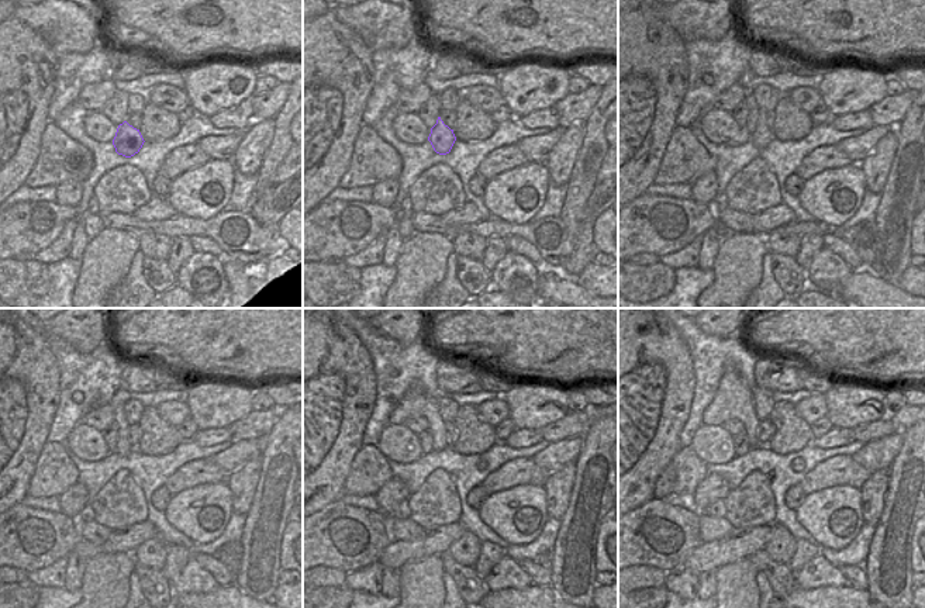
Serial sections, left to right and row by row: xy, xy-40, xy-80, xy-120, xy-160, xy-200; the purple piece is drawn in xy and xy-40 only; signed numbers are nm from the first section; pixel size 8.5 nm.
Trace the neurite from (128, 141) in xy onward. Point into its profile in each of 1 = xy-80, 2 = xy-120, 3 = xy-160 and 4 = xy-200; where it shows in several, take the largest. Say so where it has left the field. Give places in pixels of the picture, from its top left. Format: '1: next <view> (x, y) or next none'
1: next xy-80 (759, 135)
2: next xy-120 (123, 448)
3: next xy-160 (414, 403)
4: next xy-200 (732, 400)

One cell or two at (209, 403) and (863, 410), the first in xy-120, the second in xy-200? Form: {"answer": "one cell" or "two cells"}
{"answer": "one cell"}

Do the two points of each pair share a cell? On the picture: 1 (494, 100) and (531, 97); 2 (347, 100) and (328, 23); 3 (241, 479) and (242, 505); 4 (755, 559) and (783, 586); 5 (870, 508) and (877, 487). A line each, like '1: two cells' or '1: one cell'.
1: two cells
2: one cell
3: one cell
4: one cell
5: one cell

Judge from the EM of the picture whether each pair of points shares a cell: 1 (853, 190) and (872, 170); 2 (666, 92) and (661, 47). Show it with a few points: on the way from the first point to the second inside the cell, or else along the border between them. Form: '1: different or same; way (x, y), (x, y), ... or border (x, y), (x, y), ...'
1: different; border (858, 163), (865, 176), (866, 189)
2: same; way (661, 80), (661, 58)

